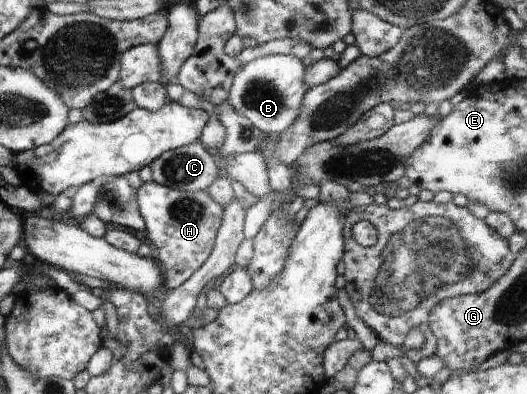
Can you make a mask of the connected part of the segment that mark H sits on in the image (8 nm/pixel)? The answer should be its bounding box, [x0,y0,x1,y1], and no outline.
[136,179,224,292]

